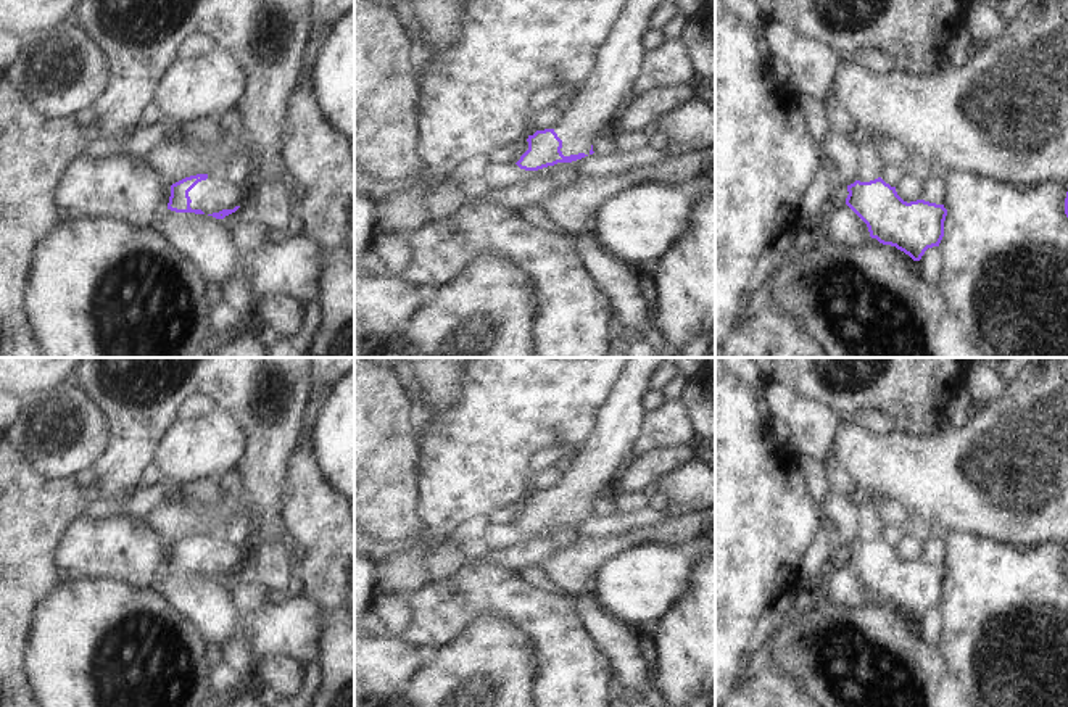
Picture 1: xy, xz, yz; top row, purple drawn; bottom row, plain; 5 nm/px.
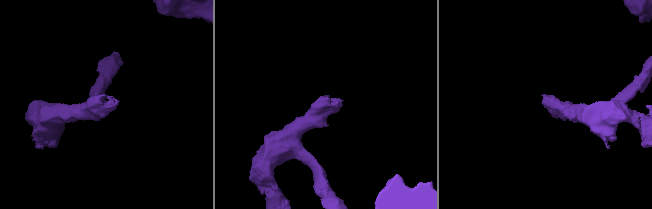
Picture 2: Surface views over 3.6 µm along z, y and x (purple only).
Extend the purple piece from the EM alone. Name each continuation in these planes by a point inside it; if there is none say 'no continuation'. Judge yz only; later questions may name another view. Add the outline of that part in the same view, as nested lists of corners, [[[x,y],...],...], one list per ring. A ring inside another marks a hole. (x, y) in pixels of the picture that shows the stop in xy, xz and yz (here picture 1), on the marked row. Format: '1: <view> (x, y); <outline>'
no continuation

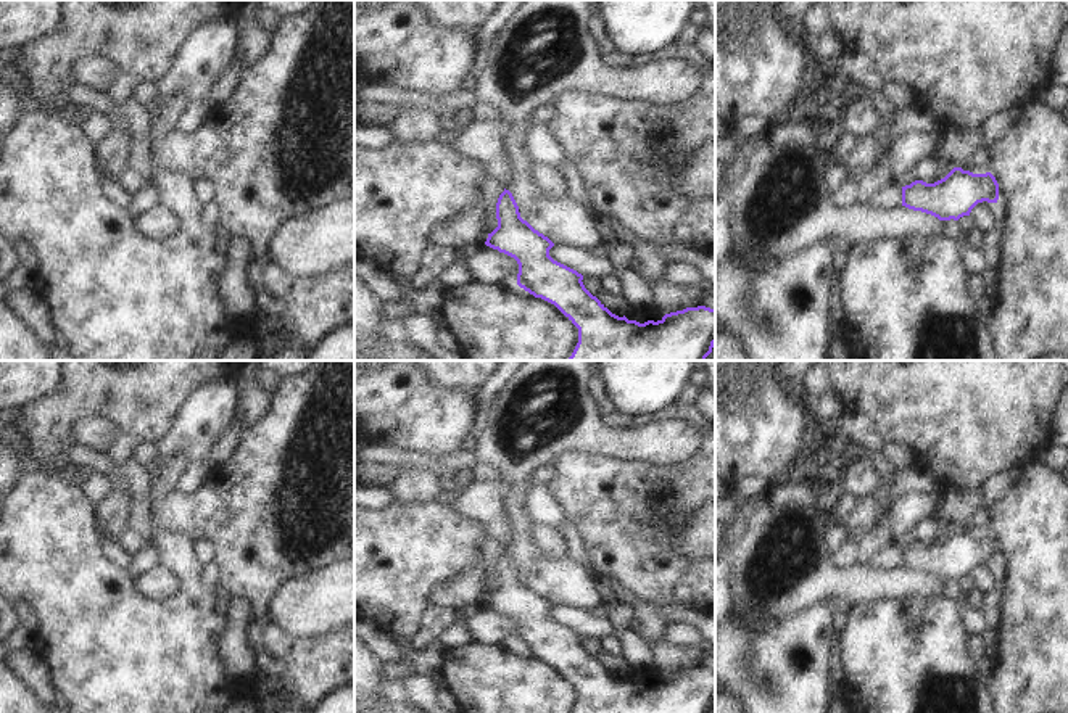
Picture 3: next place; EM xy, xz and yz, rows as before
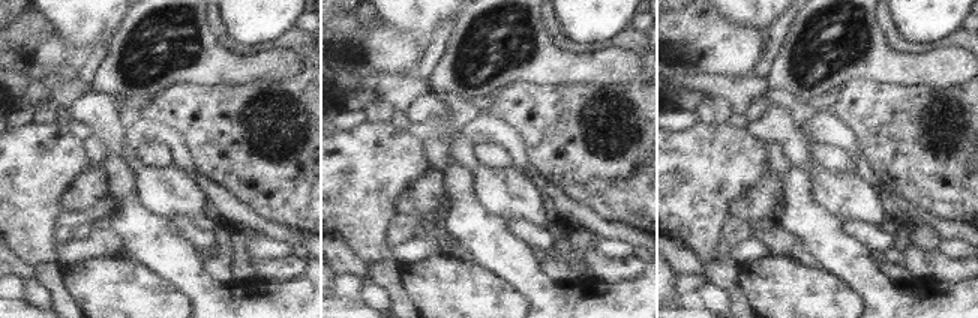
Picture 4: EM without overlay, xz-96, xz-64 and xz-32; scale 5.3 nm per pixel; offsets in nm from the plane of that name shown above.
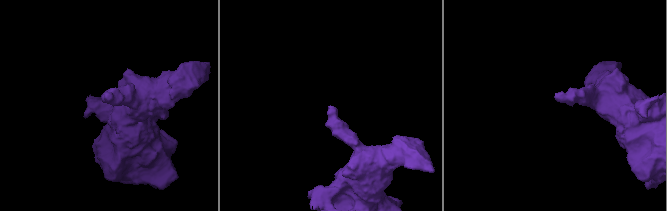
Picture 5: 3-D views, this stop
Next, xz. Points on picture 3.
no continuation

